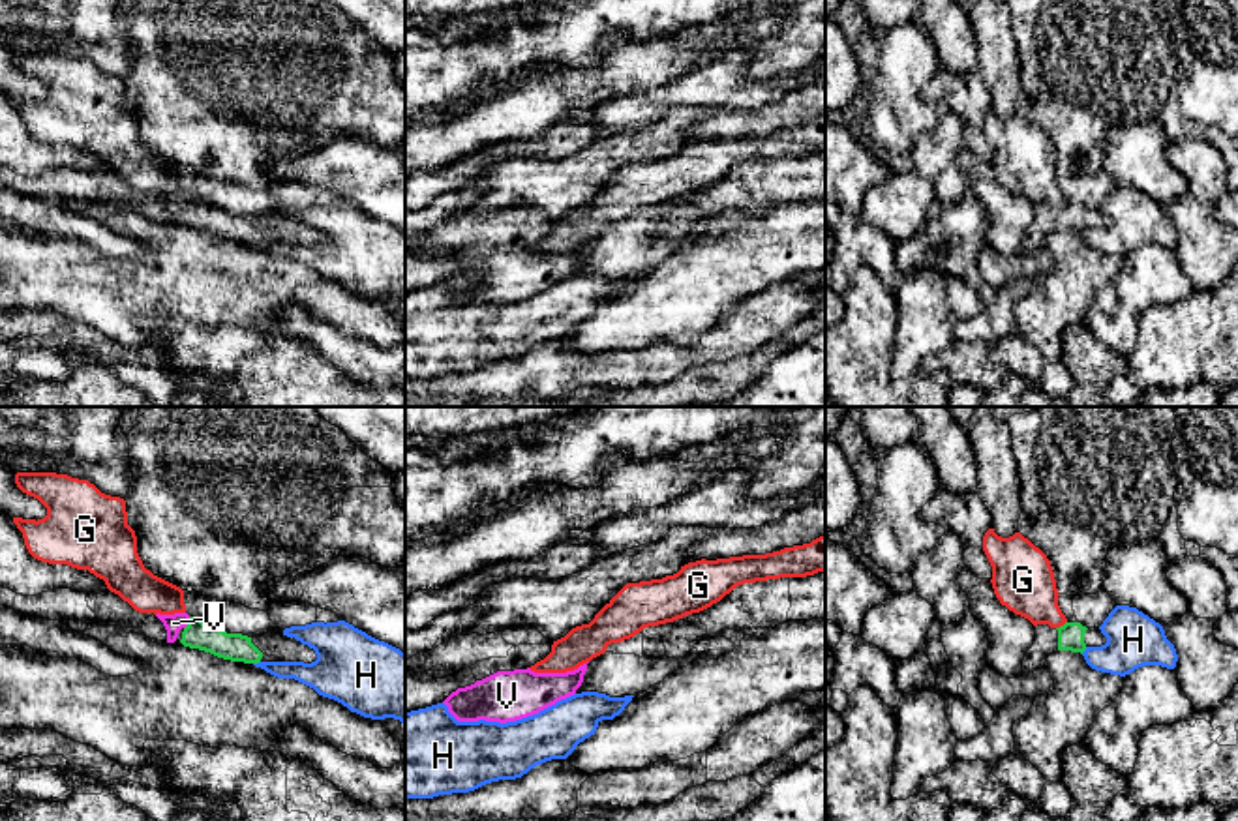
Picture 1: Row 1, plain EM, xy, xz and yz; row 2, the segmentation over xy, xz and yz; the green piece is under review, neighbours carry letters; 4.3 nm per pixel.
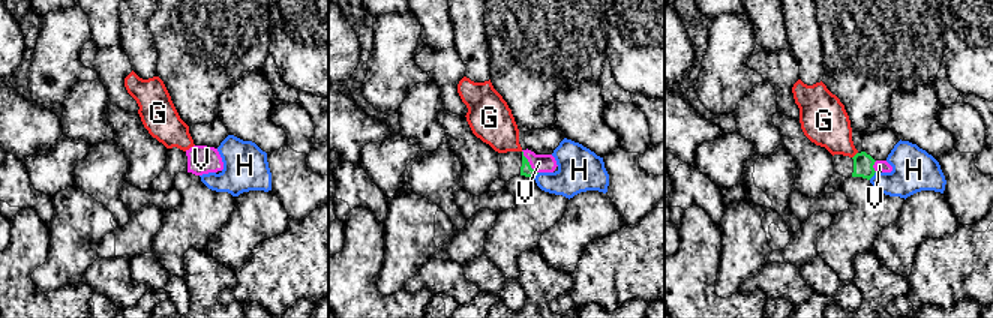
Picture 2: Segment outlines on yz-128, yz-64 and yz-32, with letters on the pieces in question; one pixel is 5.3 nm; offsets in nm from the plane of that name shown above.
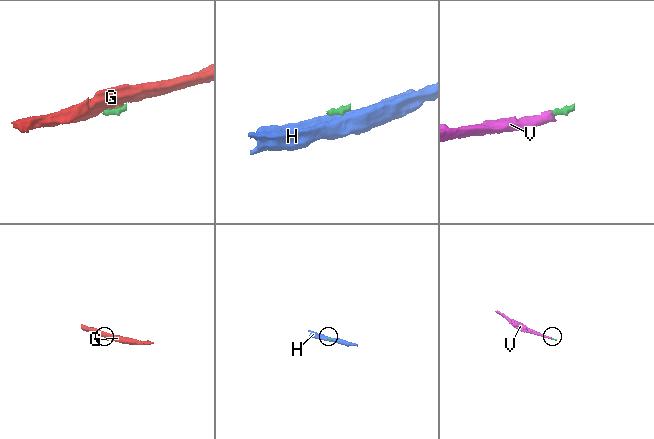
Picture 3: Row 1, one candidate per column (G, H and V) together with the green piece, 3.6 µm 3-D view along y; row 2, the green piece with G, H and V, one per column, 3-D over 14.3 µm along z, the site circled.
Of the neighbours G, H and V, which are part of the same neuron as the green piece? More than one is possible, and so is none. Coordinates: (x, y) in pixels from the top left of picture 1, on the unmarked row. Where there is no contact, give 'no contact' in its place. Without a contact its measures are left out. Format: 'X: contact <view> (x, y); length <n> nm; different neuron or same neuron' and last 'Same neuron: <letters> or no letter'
G: contact yz (1060, 207); length 60 nm; different neuron
H: contact xy (256, 242); length 40 nm; different neuron
V: contact xy (188, 203); length 60 nm; same neuron
Same neuron: V

